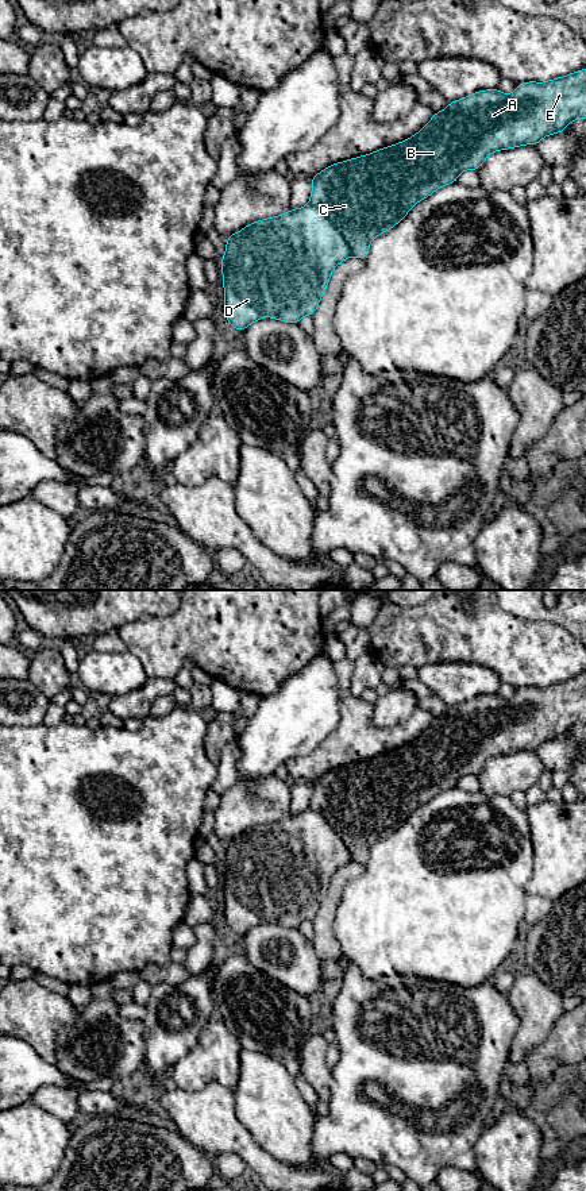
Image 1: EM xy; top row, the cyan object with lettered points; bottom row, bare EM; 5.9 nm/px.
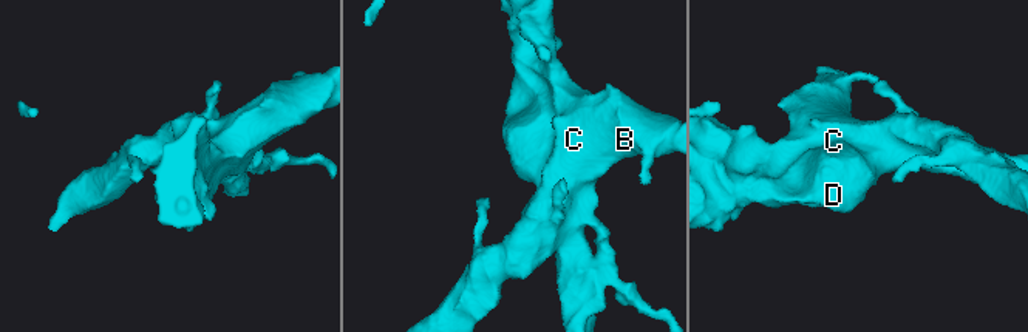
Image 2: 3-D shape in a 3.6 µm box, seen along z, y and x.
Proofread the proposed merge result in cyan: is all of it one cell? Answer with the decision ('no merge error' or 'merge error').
merge error

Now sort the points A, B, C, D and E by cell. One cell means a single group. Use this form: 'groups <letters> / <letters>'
groups A B C E / D

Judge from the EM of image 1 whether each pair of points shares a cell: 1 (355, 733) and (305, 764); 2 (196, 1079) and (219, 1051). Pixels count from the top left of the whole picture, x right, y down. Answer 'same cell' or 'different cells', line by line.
1: same cell
2: same cell

